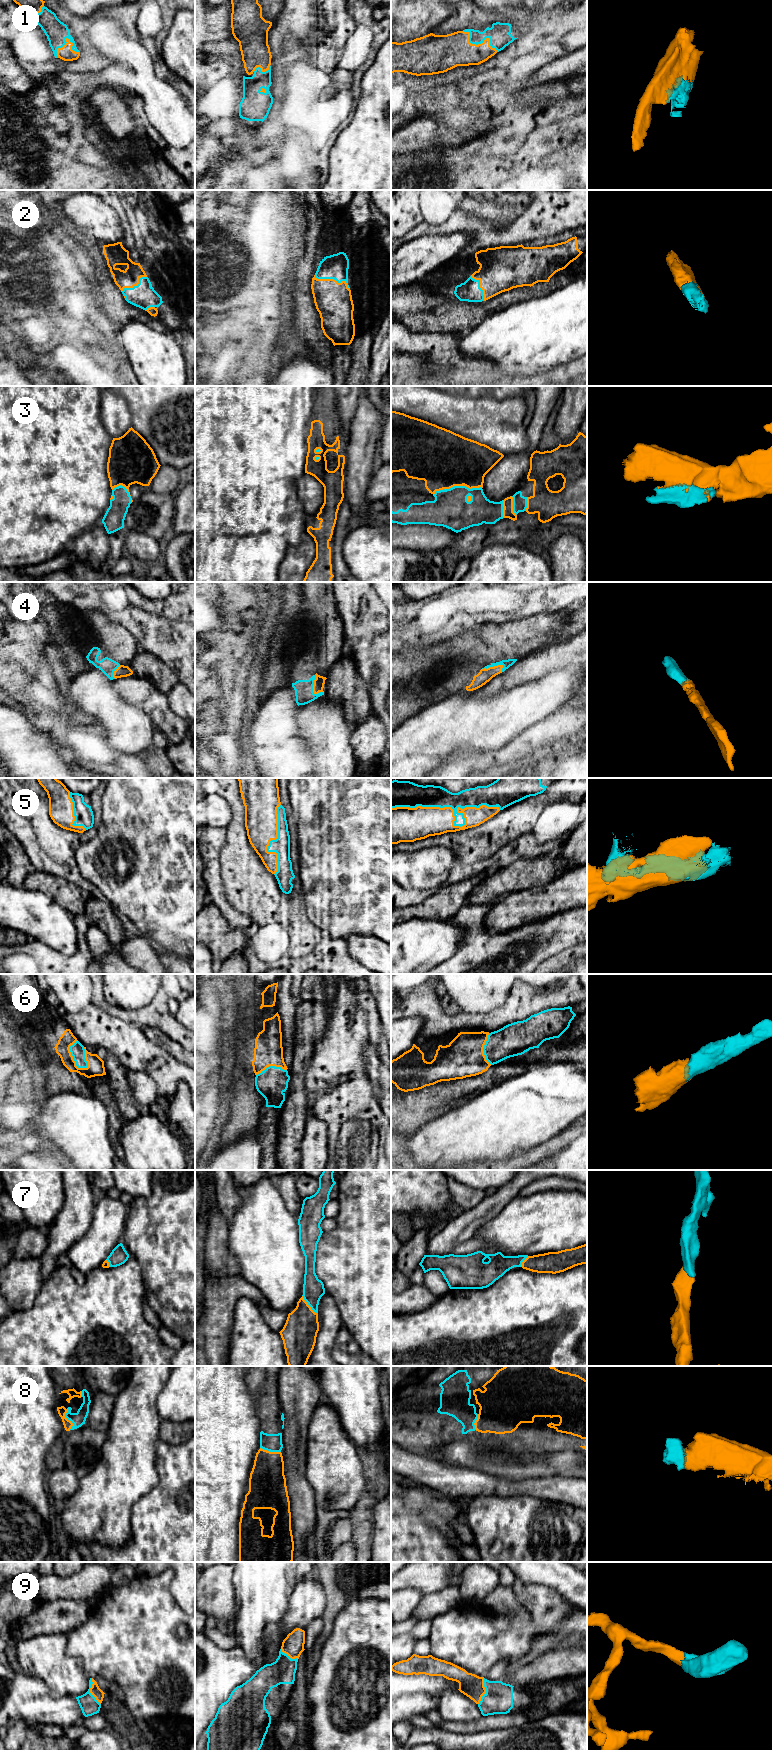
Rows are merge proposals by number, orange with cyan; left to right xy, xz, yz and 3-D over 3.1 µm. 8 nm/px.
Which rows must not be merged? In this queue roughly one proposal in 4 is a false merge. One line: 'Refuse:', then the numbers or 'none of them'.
Refuse: none of them

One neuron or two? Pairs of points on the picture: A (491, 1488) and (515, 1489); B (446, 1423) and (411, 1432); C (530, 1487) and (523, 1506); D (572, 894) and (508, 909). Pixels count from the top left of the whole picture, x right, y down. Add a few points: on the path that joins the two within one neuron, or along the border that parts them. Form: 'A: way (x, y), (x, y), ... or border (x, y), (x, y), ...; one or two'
A: way (497, 1488), (509, 1488); one
B: way (437, 1432), (420, 1432); one
C: border (504, 1496), (530, 1494), (550, 1500); two
D: way (556, 896), (524, 907); one

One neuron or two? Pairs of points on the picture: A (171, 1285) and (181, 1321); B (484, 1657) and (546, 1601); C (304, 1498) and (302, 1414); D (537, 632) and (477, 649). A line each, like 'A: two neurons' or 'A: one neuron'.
A: two neurons
B: one neuron
C: one neuron
D: one neuron

